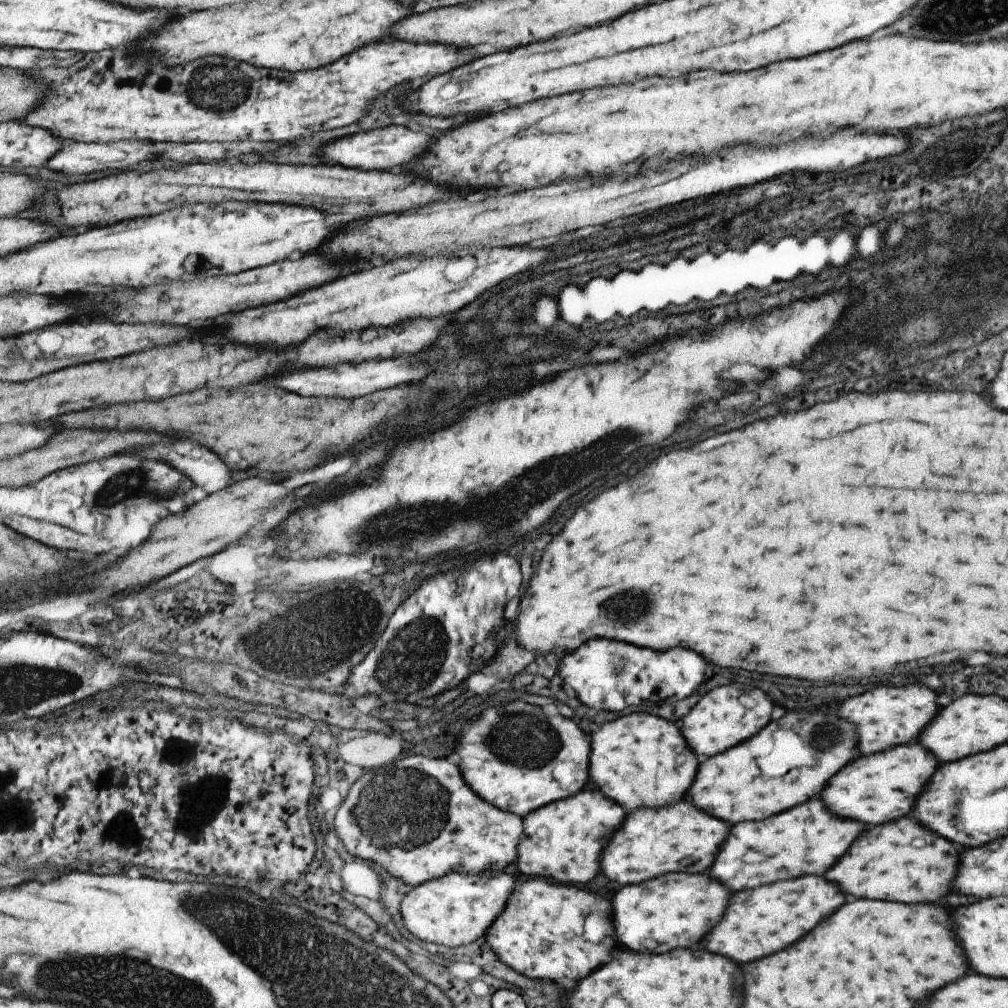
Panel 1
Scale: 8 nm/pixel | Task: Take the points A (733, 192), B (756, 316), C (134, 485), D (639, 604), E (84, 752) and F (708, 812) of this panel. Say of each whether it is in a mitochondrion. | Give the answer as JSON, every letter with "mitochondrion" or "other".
{"A":"other","B":"other","C":"mitochondrion","D":"mitochondrion","E":"other","F":"other"}

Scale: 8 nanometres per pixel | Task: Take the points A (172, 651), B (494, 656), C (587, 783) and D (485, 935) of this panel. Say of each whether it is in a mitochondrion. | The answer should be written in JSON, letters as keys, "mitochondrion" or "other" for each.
{"A":"other","B":"other","C":"other","D":"other"}

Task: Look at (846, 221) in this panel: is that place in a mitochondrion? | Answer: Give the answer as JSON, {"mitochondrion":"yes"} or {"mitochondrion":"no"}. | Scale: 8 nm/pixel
{"mitochondrion":"no"}

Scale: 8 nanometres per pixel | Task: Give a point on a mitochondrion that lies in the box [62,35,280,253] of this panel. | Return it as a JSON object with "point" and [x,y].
{"point":[209,87]}

